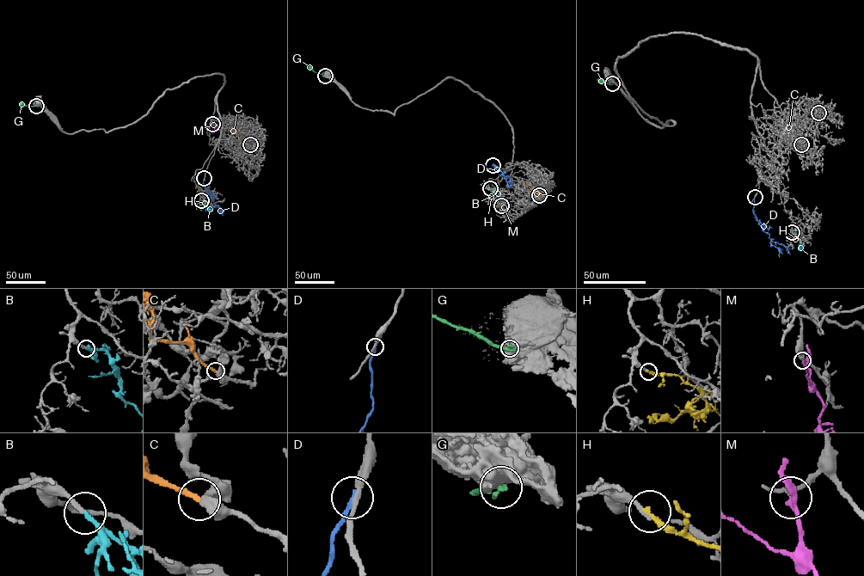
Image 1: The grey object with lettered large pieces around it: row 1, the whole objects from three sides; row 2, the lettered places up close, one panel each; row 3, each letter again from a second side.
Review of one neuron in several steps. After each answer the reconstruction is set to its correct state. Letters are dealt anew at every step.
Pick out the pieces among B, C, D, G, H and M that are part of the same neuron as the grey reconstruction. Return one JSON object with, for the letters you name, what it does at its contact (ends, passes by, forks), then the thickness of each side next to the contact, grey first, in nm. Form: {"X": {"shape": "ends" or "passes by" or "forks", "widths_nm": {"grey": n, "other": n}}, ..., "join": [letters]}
{"B": {"shape": "ends", "widths_nm": {"grey": 220, "other": 200}}, "D": {"shape": "ends", "widths_nm": {"grey": 220, "other": 240}}, "M": {"shape": "passes by", "widths_nm": {"grey": 170, "other": 190}}, "join": ["B", "D", "M"]}

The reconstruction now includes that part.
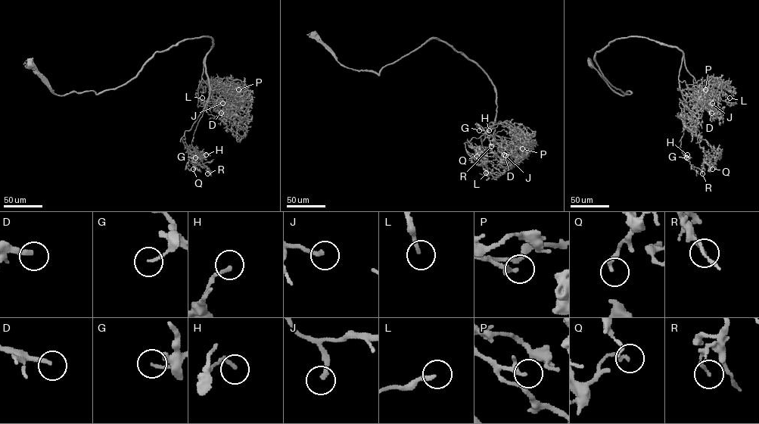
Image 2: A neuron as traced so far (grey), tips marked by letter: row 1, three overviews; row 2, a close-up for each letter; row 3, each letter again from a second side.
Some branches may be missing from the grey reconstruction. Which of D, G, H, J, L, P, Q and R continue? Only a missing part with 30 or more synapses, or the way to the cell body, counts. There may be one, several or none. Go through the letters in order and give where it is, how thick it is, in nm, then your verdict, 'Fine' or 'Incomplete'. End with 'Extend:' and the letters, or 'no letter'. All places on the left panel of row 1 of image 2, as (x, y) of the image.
D: Place: (221, 113). Thickness 220 nm. Incomplete
G: Place: (195, 157). Thickness 140 nm. Fine
H: Place: (206, 154). Thickness 200 nm. Fine
J: Place: (222, 103). Thickness 200 nm. Incomplete
L: Place: (202, 98). Thickness 180 nm. Incomplete
P: Place: (238, 89). Thickness 160 nm. Incomplete
Q: Place: (193, 169). Thickness 190 nm. Fine
R: Place: (207, 173). Thickness 140 nm. Fine
Extend: D, J, L, P

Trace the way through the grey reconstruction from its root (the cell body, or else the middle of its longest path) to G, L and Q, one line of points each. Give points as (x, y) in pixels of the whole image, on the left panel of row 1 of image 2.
G: (191, 38), (210, 36), (213, 43), (205, 60), (209, 95), (191, 142), (195, 157)
L: (191, 38), (210, 36), (213, 43), (203, 60), (203, 74), (195, 94), (199, 100), (202, 98)
Q: (191, 38), (210, 36), (213, 43), (205, 60), (209, 98), (191, 128), (185, 133), (193, 169)

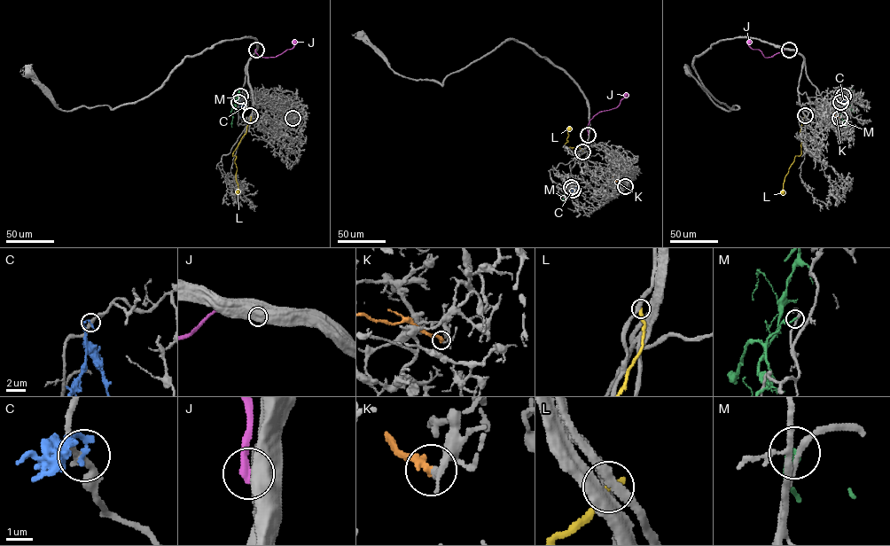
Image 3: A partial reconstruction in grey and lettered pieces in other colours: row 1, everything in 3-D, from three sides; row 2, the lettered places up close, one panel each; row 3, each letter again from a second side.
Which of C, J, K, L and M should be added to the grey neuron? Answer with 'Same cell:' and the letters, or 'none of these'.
Same cell: none of these

